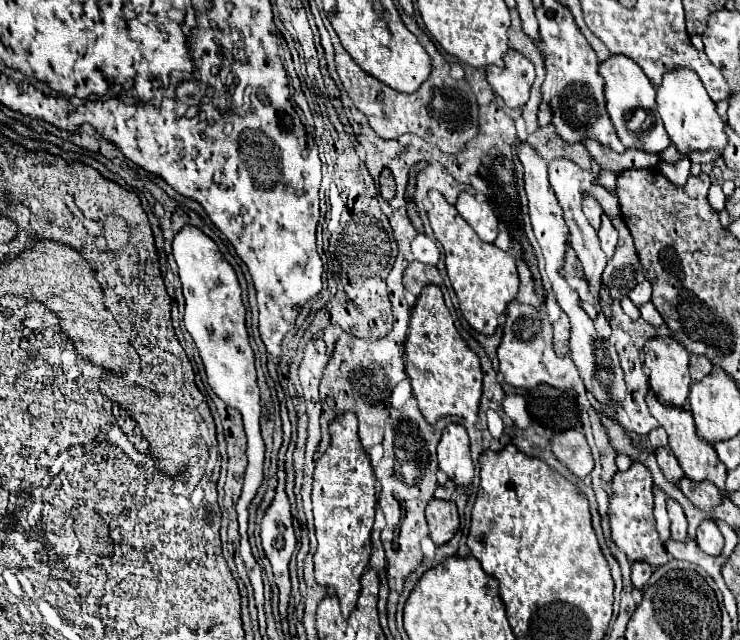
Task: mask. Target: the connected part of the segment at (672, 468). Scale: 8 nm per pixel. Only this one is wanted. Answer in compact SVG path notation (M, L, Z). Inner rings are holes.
M656 448L654 454L656 454L658 466L664 472L664 476L666 476L668 482L678 482L684 476L684 472L682 472L682 468L680 468L680 464L678 464L678 460L672 454L670 448Z

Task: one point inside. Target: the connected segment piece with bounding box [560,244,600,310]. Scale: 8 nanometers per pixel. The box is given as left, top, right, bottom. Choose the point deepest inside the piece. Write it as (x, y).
(571, 271)

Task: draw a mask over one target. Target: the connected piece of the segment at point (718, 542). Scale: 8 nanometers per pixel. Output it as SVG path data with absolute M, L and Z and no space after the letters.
M710 518L698 526L696 540L698 540L698 546L710 556L718 556L724 548L724 536L720 534L716 522Z

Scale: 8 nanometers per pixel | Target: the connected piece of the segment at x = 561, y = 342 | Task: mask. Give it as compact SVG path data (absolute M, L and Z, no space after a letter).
M562 312L562 316L552 324L554 328L554 350L558 356L564 356L568 352L568 334L570 334L570 322L568 316Z

